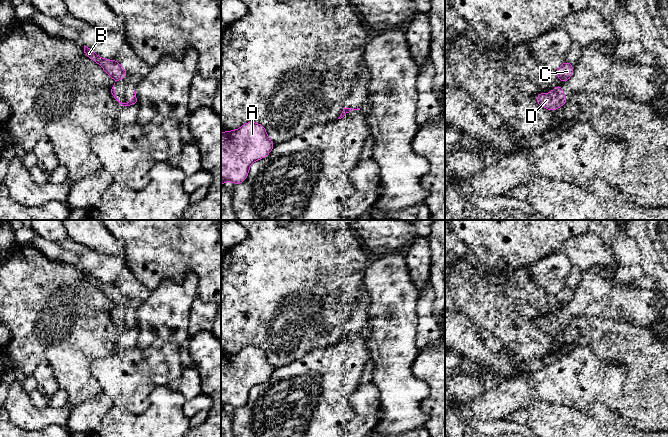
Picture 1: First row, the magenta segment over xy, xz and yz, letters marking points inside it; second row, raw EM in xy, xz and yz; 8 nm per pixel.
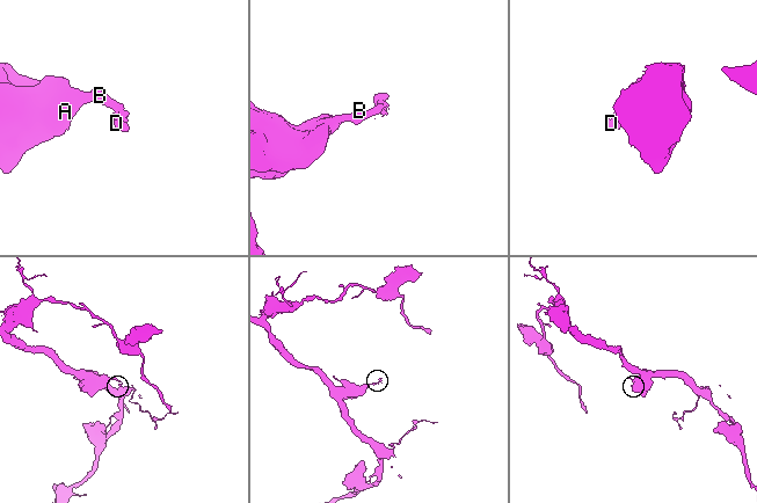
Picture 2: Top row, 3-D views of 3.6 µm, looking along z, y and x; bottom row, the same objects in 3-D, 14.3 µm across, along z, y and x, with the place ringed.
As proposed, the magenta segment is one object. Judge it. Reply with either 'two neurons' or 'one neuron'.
two neurons

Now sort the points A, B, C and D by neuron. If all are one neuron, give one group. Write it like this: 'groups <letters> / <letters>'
groups A B C / D

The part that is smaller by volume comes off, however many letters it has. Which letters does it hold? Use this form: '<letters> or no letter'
D

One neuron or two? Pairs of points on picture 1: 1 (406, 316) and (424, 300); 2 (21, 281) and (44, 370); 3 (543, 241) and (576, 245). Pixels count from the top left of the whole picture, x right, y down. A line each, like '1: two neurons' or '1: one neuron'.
1: two neurons
2: two neurons
3: two neurons

